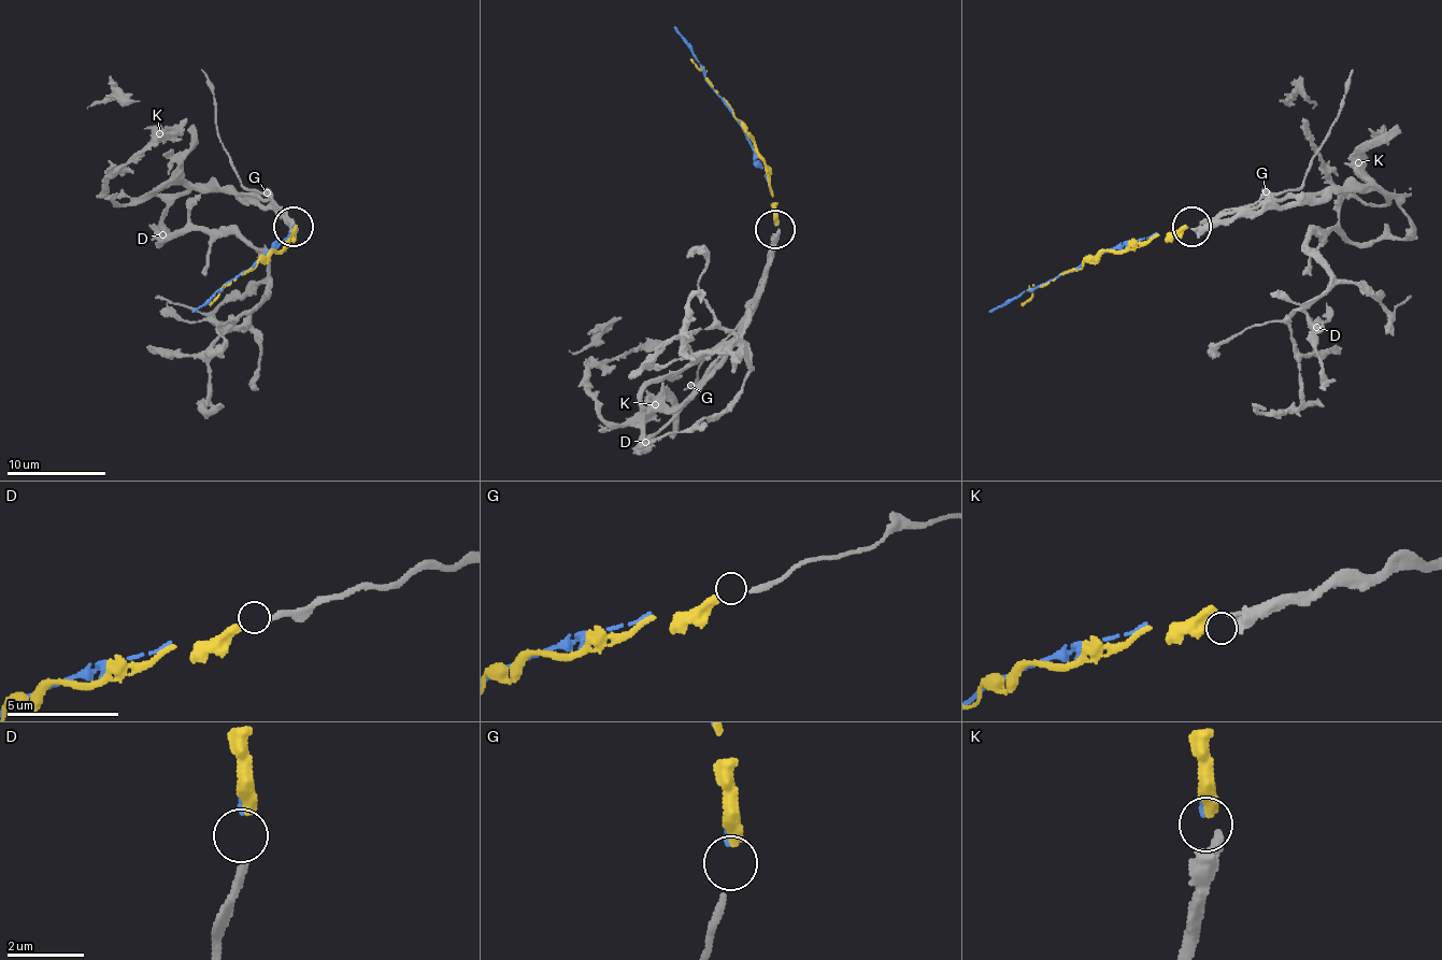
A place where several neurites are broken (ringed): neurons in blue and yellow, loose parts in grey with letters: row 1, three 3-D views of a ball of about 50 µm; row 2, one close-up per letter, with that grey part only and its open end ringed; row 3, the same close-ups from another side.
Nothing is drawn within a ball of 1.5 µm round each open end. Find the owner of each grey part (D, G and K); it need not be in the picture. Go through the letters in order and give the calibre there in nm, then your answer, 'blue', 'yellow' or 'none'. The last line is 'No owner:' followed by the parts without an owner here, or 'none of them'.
D: 220 nm thick; yellow
G: 200 nm thick; blue
K: 550 nm thick; none
No owner: K

